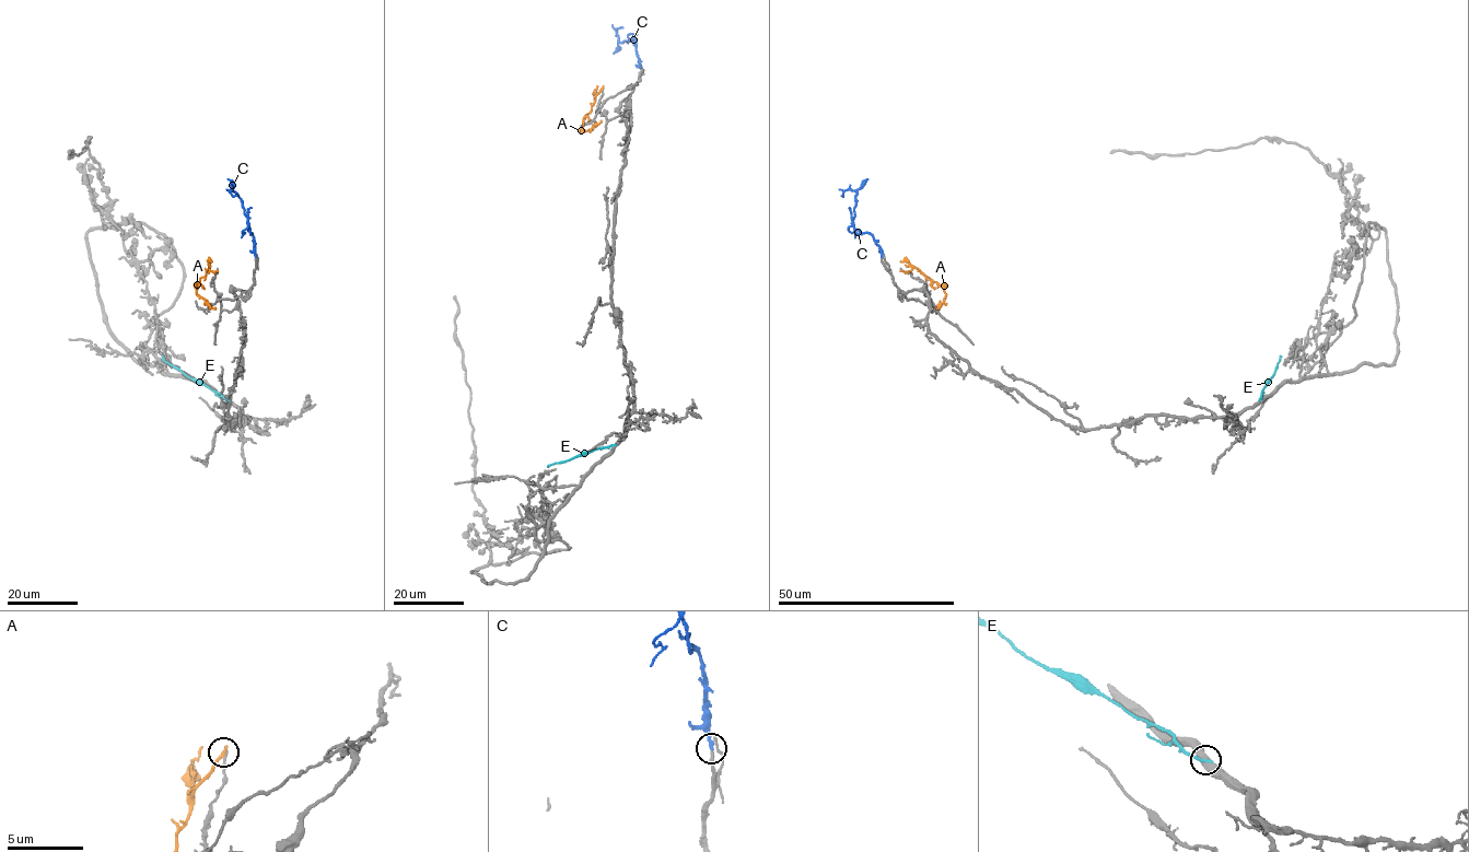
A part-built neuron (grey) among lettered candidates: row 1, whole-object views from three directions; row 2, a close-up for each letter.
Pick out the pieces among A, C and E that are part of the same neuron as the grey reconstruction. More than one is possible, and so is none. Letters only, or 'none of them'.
C

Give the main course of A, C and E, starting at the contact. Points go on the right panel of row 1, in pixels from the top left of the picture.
A: (901, 270), (916, 267), (943, 288), (946, 296), (937, 308), (934, 307)
C: (881, 256), (882, 249), (873, 236), (855, 232), (852, 218), (857, 193), (849, 189), (842, 196)
E: (1259, 400), (1281, 356)

